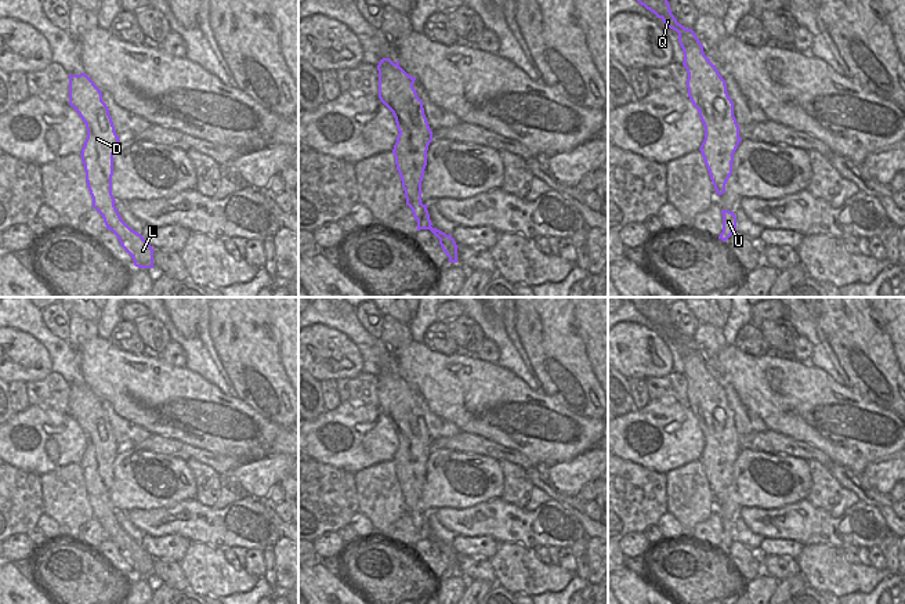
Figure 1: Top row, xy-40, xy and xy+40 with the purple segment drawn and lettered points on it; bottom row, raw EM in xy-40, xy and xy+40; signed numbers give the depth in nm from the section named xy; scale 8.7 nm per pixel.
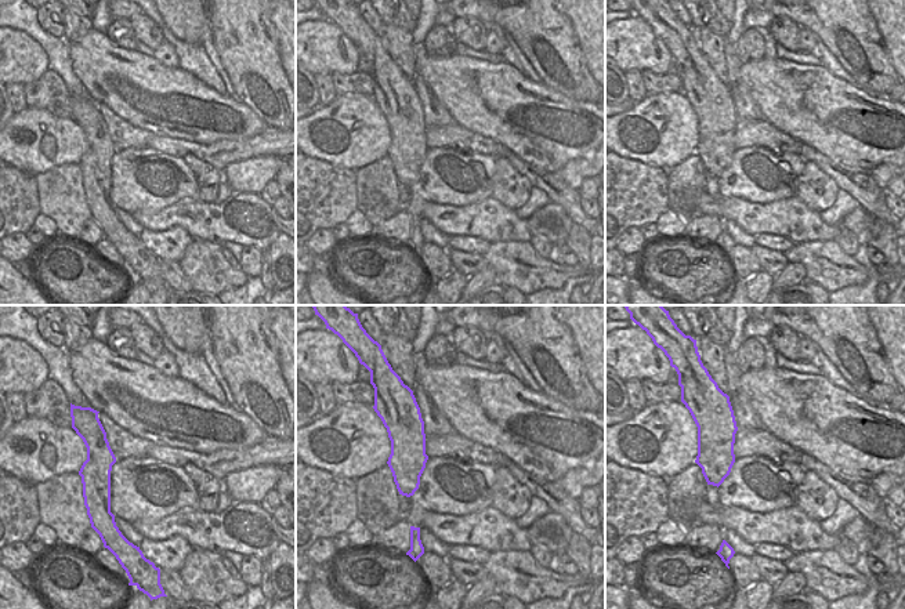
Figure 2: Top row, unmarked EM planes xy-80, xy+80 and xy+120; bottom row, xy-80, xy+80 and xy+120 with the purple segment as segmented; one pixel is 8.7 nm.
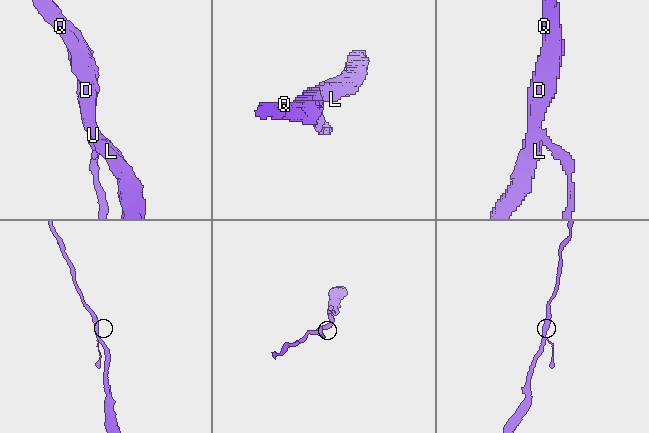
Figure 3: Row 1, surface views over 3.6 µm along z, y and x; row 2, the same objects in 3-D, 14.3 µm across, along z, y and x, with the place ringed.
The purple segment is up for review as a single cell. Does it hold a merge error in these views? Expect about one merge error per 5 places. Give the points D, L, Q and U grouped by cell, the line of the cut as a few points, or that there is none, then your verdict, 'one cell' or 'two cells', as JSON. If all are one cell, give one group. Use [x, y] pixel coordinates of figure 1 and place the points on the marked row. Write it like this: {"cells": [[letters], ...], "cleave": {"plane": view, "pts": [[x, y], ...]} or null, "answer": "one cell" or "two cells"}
{"cells": [["D", "L", "Q"], ["U"]], "cleave": {"plane": "xy", "pts": [[423, 205], [423, 216], [417, 220]]}, "answer": "two cells"}

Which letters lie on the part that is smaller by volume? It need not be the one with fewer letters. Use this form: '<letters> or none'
U

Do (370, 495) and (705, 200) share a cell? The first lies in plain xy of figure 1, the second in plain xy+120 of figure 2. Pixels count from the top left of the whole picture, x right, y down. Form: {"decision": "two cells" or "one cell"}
{"decision": "two cells"}

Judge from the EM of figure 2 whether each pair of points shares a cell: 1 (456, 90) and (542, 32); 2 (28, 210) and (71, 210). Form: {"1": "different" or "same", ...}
{"1": "different", "2": "different"}

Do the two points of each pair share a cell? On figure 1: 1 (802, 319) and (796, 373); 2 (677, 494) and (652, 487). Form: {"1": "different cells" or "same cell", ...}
{"1": "different cells", "2": "different cells"}

